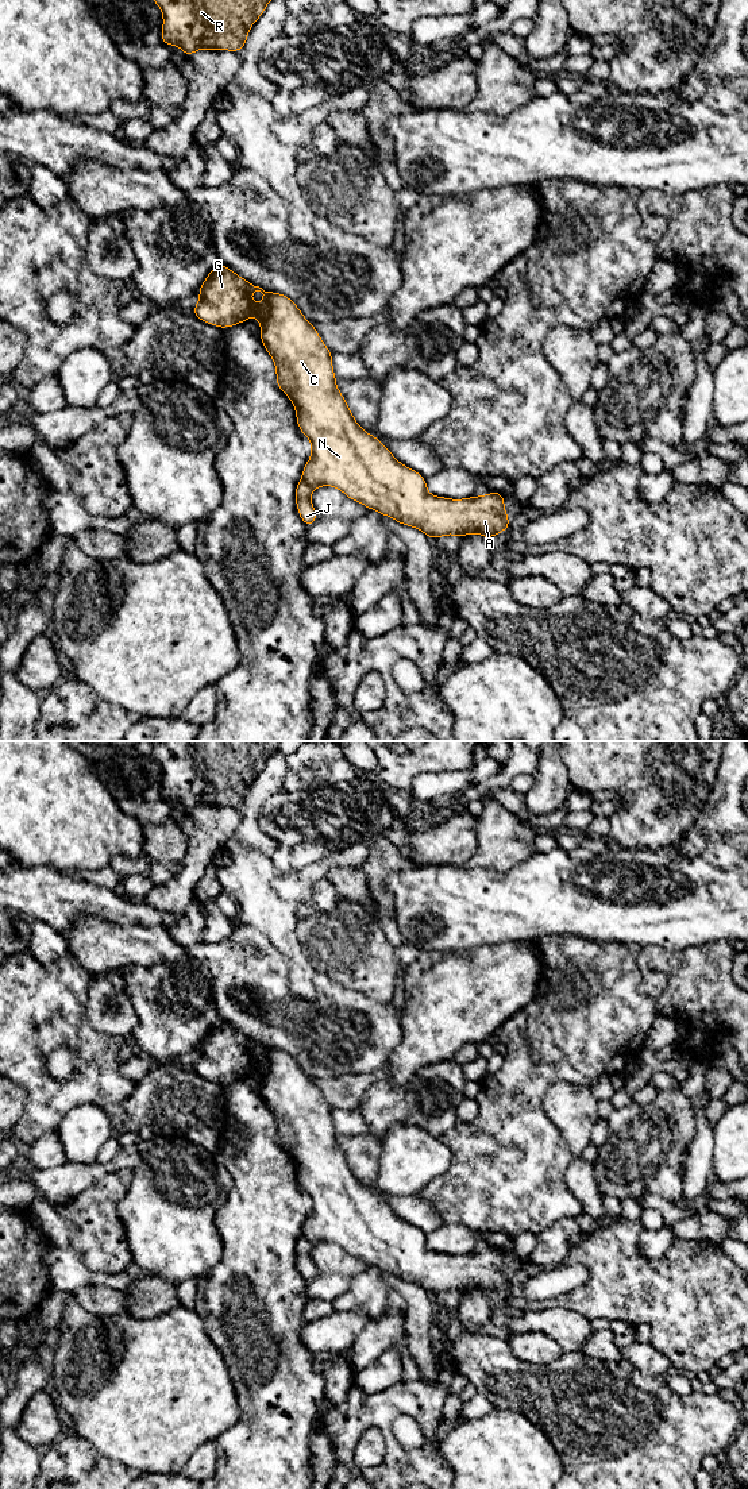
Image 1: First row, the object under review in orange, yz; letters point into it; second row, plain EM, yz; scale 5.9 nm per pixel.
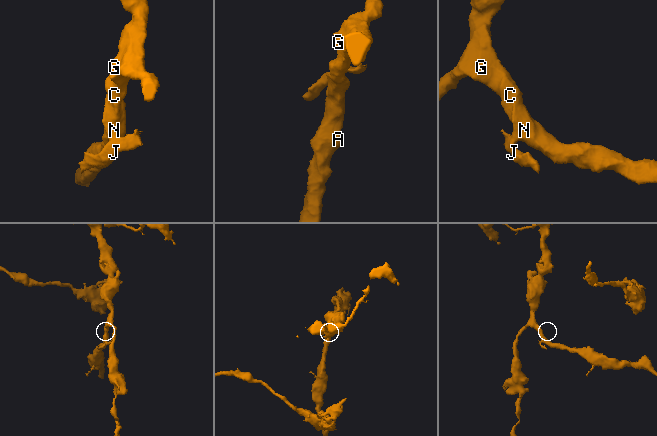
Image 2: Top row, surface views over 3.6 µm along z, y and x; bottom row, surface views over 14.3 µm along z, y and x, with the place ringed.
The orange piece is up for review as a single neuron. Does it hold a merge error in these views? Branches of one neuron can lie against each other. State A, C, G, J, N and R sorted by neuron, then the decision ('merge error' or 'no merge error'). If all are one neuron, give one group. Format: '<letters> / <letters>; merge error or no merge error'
A C G N R / J; merge error

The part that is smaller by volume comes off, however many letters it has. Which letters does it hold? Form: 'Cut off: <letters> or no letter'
Cut off: J

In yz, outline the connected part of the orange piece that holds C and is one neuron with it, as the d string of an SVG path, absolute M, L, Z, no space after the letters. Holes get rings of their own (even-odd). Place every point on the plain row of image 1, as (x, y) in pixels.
M219 1019L207 1033L198 1045L200 1057L193 1068L200 1076L219 1084L232 1083L255 1072L261 1079L261 1096L275 1119L277 1142L290 1154L296 1164L297 1181L312 1200L312 1211L302 1226L302 1234L312 1243L335 1242L348 1254L363 1260L367 1265L374 1265L389 1272L400 1280L417 1284L435 1296L439 1292L455 1291L466 1292L479 1289L486 1295L501 1289L509 1284L509 1274L504 1262L504 1251L493 1247L482 1253L464 1255L450 1255L435 1253L427 1247L427 1238L419 1228L401 1220L390 1207L374 1192L365 1188L355 1177L346 1156L336 1143L336 1134L332 1125L332 1110L317 1091L312 1081L300 1068L297 1061L286 1052L265 1048L232 1026ZM251 1048L261 1048L263 1060L257 1060L250 1054Z

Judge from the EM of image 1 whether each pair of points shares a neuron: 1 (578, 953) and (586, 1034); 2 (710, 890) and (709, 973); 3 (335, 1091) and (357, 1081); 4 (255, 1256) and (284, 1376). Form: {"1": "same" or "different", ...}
{"1": "same", "2": "different", "3": "same", "4": "same"}

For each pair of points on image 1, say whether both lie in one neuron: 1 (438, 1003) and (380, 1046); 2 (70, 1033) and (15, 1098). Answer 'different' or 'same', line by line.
1: different
2: different

